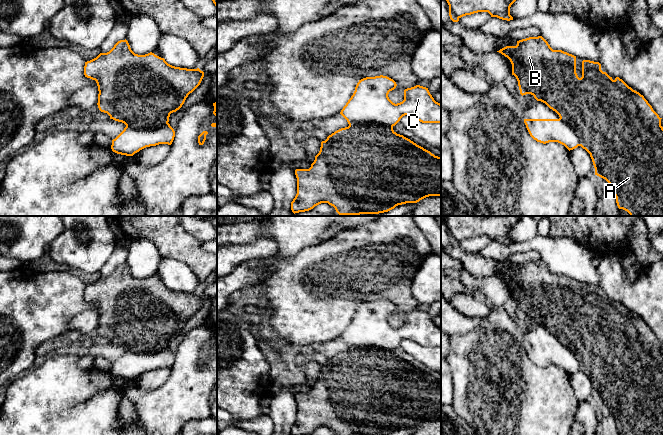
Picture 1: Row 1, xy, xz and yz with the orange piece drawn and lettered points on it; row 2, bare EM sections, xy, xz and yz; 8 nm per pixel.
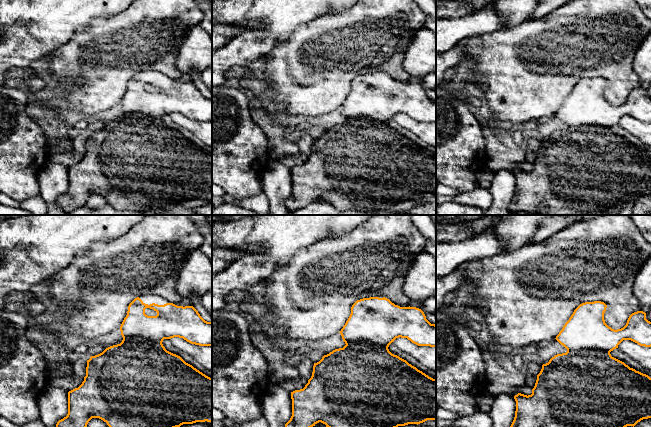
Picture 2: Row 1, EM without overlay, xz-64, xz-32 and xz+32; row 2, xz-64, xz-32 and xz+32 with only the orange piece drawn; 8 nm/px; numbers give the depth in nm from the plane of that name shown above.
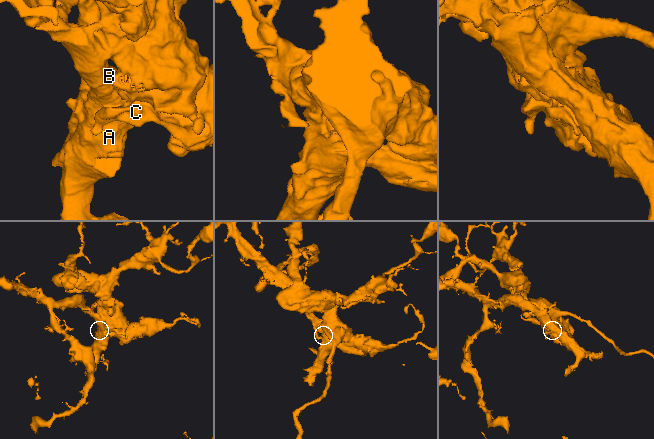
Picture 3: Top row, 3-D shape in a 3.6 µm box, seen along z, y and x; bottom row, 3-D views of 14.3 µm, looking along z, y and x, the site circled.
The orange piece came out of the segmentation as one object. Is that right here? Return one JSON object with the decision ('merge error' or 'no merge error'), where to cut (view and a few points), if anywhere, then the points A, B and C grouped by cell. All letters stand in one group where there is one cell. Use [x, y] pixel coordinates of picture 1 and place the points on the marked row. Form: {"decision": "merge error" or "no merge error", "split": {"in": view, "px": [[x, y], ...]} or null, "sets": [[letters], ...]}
{"decision": "merge error", "split": {"in": "xz", "px": [[349, 124], [380, 123], [392, 127]]}, "sets": [["A", "B"], ["C"]]}

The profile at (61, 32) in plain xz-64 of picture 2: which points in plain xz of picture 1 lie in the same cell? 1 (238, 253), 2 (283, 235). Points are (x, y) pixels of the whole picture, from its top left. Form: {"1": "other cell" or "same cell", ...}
{"1": "other cell", "2": "same cell"}

